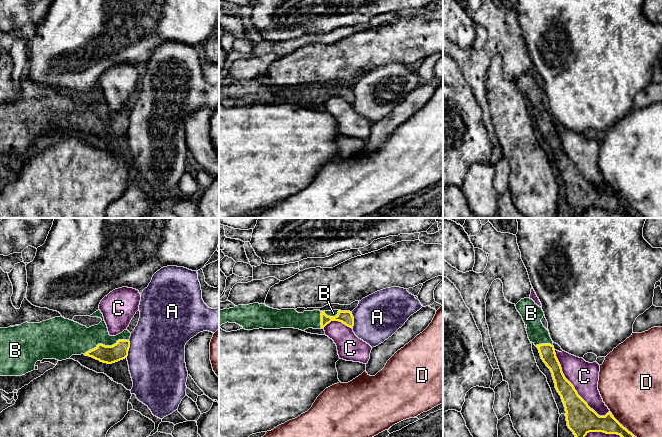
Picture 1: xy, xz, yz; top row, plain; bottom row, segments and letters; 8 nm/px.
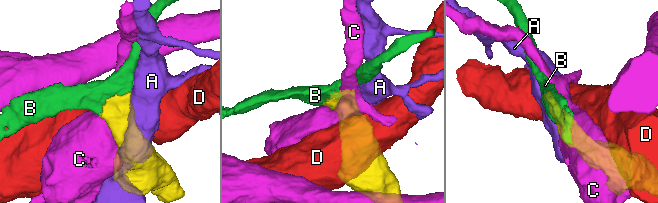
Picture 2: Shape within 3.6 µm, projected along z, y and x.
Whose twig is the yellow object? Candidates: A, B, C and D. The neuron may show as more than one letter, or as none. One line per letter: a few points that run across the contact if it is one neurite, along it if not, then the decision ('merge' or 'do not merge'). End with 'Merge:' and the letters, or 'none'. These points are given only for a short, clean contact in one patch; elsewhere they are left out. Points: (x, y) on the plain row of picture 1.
A: do not merge
B: merge
C: do not merge
D: do not merge
Merge: B

